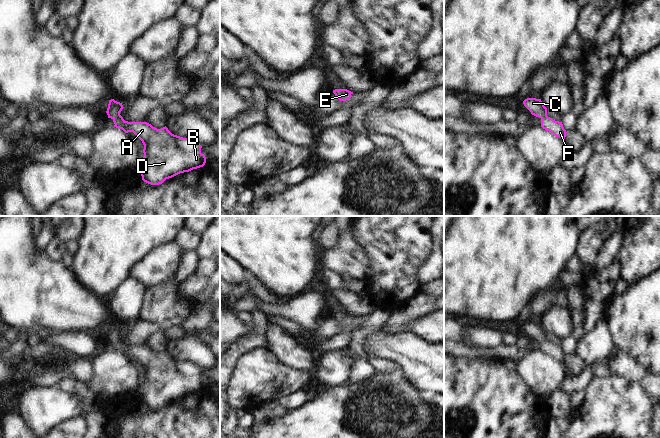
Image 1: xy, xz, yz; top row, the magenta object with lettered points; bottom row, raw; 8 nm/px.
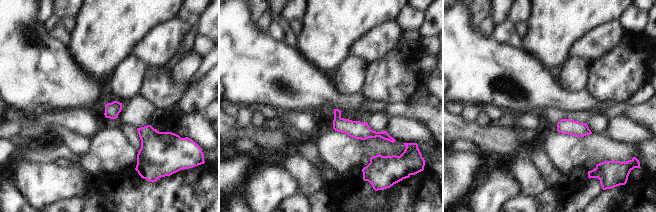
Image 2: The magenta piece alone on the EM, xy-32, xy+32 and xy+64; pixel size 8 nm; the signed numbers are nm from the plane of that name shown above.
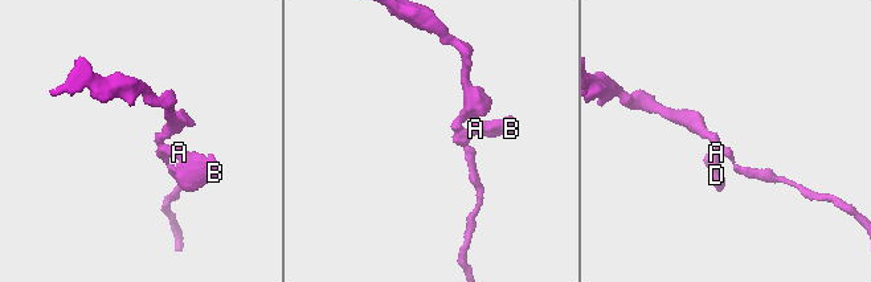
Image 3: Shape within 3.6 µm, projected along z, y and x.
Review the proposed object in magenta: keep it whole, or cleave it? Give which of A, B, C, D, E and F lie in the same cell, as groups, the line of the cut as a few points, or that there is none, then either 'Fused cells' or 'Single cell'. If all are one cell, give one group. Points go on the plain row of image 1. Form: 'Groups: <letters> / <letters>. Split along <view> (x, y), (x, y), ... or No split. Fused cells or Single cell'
Groups: A B C D E F. No split. Single cell.

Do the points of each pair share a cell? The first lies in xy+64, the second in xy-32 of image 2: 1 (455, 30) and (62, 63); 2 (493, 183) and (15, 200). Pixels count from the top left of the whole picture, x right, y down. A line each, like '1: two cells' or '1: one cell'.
1: one cell
2: two cells

